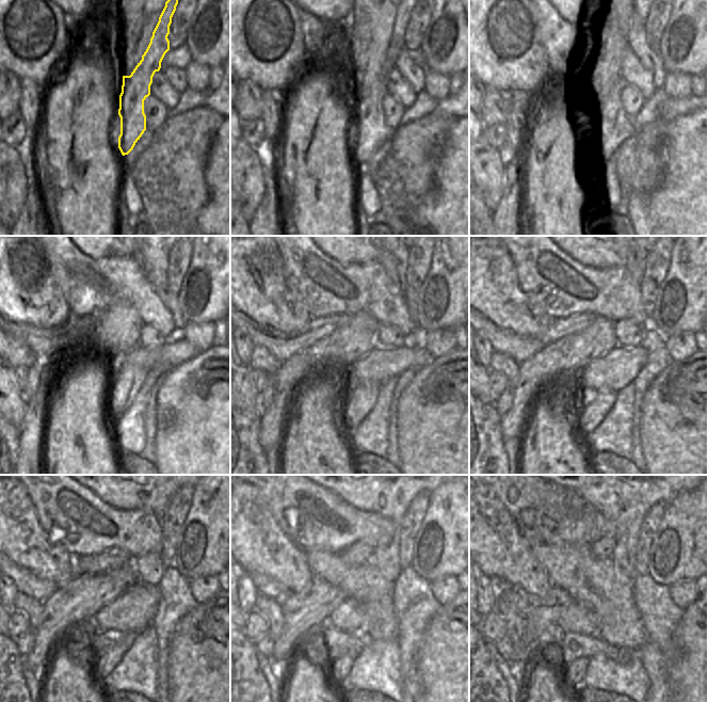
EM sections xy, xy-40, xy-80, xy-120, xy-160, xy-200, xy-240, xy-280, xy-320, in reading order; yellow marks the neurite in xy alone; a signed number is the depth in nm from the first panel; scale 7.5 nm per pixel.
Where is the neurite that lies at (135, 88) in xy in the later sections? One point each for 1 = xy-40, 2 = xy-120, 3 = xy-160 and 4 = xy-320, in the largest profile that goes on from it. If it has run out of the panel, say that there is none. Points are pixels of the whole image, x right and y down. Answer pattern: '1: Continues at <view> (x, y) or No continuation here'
1: Continues at xy-40 (371, 131)
2: Continues at xy-120 (127, 380)
3: Continues at xy-160 (359, 399)
4: Continues at xy-320 (574, 672)

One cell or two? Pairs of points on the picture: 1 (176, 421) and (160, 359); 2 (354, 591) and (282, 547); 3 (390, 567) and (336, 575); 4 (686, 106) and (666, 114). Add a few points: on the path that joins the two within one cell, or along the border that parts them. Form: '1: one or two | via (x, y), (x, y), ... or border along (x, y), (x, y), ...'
1: two | border along (194, 355), (172, 368)
2: two | border along (305, 552), (305, 560), (312, 576)
3: two | border along (371, 560), (373, 565), (392, 584)
4: one | via (681, 107), (671, 110)

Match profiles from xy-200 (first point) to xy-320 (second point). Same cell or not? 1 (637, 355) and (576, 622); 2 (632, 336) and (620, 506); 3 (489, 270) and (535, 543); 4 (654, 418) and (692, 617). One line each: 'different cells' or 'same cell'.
1: same cell
2: same cell
3: different cells
4: same cell

